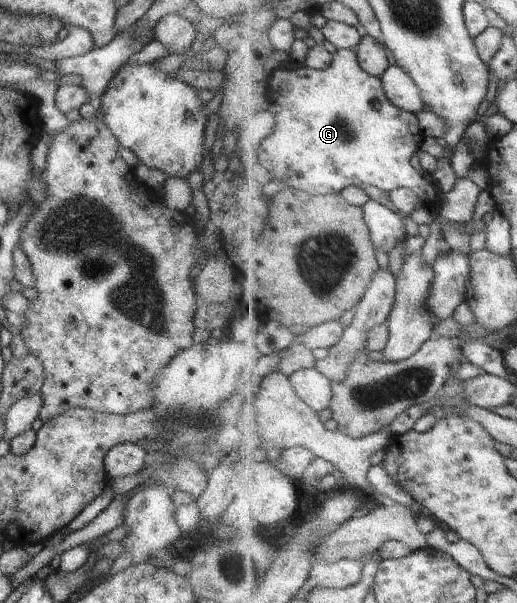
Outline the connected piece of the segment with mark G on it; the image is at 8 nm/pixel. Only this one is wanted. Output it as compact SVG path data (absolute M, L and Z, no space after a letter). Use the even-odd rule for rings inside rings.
M338 49L333 53L334 59L331 66L325 70L310 69L303 64L296 63L293 60L274 58L269 60L258 60L249 68L250 86L247 90L256 90L259 93L259 102L269 111L271 111L276 118L276 127L272 135L269 135L257 148L255 157L252 160L257 170L268 181L269 187L276 181L276 178L284 182L285 188L293 188L302 190L315 195L328 195L329 193L339 193L345 190L347 186L358 186L359 184L371 184L384 191L392 191L401 187L413 189L421 200L419 208L426 207L435 211L439 209L441 198L444 196L443 190L436 186L435 179L432 175L419 172L411 166L411 158L420 147L422 138L421 128L419 128L419 118L415 113L404 111L397 108L391 101L390 97L386 95L383 81L380 78L375 78L367 74L363 70L362 65L359 64L358 54L352 49Z

